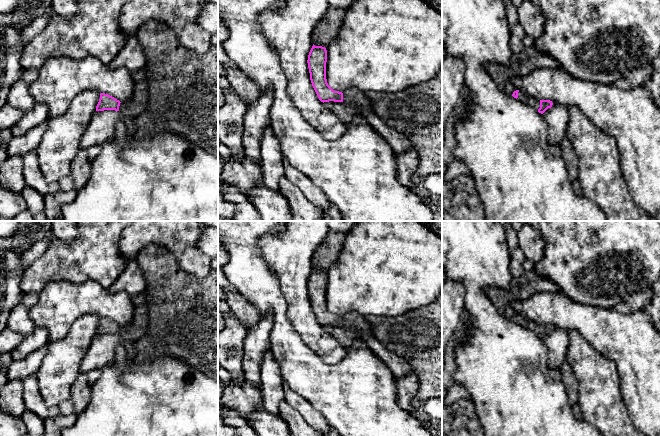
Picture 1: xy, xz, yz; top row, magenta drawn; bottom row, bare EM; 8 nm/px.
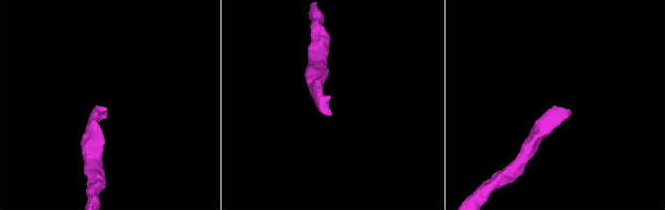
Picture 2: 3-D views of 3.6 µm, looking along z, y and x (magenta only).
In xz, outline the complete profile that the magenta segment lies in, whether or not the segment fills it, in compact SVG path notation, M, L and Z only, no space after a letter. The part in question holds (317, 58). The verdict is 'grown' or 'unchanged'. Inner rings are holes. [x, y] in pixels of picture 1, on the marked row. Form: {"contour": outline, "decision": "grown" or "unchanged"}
{"contour": "M313 44L308 55L308 68L312 86L321 102L342 102L346 106L360 107L373 111L371 102L365 93L356 87L334 91L326 79L327 50Z", "decision": "grown"}

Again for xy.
{"contour": "M144 69L131 73L134 84L133 96L130 100L120 102L114 97L101 93L96 111L115 110L124 117L138 117L147 108L148 83Z", "decision": "grown"}

